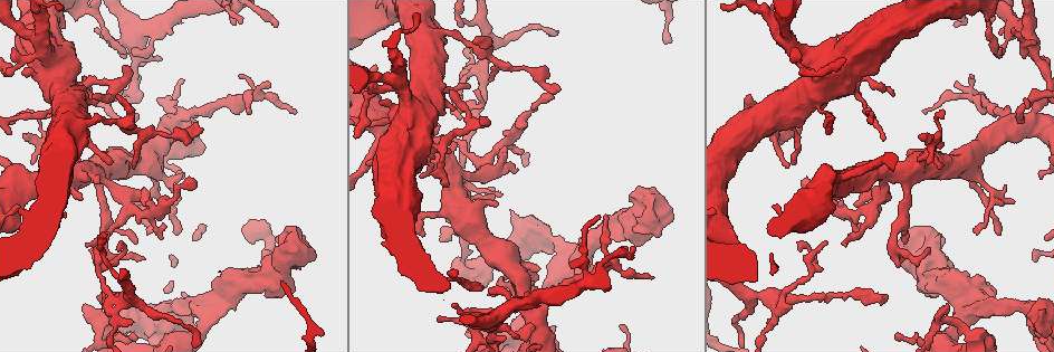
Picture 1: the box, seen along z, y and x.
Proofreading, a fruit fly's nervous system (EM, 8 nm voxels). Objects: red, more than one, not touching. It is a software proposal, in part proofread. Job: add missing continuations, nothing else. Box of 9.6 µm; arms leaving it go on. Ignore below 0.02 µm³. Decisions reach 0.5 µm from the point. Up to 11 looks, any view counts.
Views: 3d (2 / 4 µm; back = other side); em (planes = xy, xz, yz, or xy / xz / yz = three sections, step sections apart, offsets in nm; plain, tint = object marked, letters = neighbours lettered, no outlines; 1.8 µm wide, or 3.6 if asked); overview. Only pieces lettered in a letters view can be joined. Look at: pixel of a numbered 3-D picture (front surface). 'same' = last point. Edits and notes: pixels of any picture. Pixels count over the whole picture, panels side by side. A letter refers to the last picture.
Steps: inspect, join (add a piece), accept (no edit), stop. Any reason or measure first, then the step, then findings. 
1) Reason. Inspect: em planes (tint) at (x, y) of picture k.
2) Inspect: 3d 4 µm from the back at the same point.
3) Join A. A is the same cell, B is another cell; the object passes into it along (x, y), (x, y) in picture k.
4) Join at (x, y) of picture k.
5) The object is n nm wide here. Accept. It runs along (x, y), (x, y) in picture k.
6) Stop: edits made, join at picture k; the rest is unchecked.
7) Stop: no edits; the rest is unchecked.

Free end. Inspect: em planes (plain) at (472, 43) of picture 1.

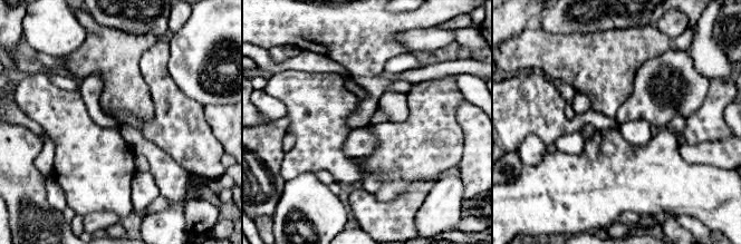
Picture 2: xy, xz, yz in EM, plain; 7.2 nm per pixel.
Inspect: em planes (letters) at the same point.

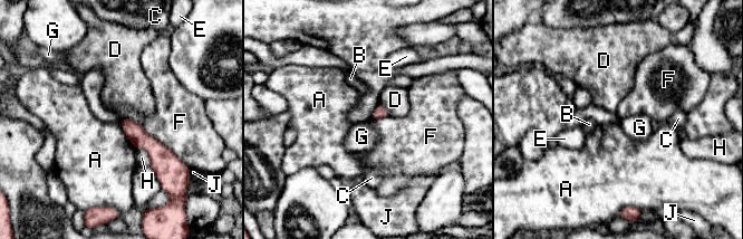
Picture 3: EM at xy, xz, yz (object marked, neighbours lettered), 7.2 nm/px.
Accept. A, B, C, D, E, F, G, H and J are other cells; it runs along (124, 121), (163, 158), (170, 161) in picture 3; no lettered piece goes on from it.

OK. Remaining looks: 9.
An open end. Inspect: em planes (letters) at (887, 296) of picture 1.

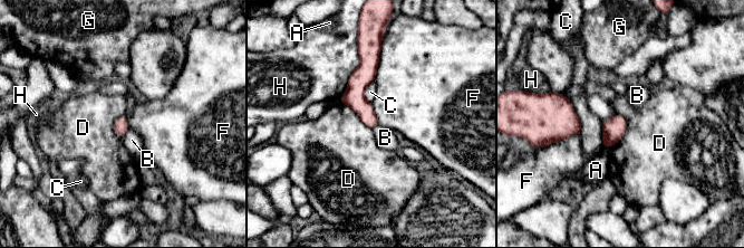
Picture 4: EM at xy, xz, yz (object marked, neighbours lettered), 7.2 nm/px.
Accept. A, B, C, D, F, G and H are other cells; no lettered piece goes on from it.

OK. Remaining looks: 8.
Free end. Inspect: 3d 4 µm at (559, 88) of picture 1.

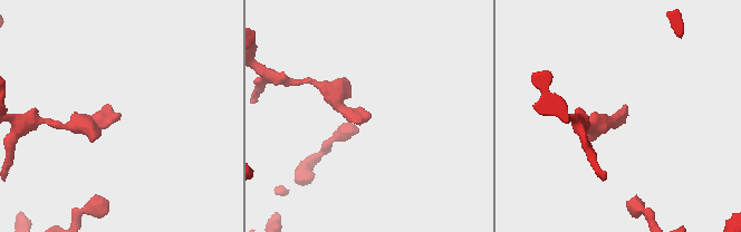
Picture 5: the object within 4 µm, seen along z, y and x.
Need the tissue. Inspect: em yz step 16 (tint) at (120, 113) of picture 5.

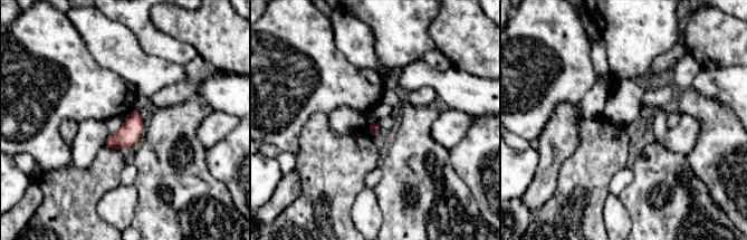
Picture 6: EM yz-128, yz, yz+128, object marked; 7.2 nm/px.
Inspect: em planes (letters) at the same point.

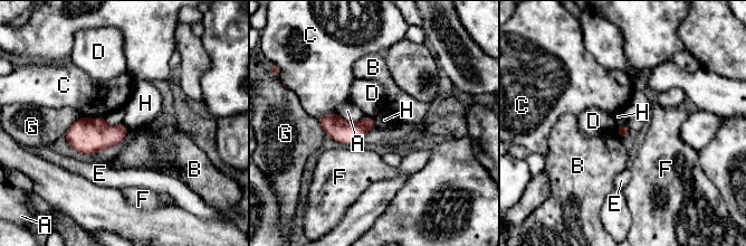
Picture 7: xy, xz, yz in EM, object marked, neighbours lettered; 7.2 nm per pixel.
Accept. A, B, C, D, E, F, G and H are other cells; none of them fits.

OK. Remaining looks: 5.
Thick end. Inspect: em xy step 4 (letters) at (234, 24) of picture 1.

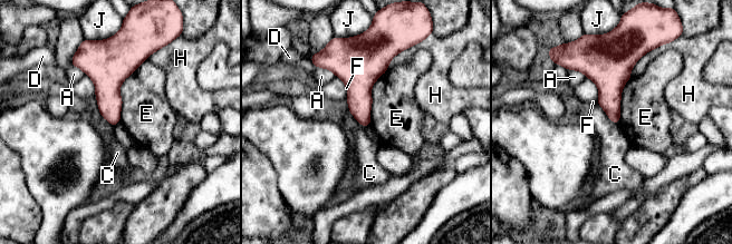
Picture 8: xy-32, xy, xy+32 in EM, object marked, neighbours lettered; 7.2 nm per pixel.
The longest contact is with E, 500 nm. Accept. A, C, D, E, F, H and J are other cells; no lettered piece goes on from it.

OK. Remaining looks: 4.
Stop: no edits; the rest is unchecked.

